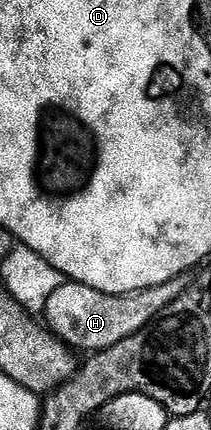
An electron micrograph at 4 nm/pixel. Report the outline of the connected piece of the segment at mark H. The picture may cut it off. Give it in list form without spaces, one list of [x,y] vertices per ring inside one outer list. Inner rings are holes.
[[[182,278],[171,279],[165,285],[135,291],[131,295],[110,295],[101,293],[89,285],[64,281],[48,299],[45,310],[50,330],[64,344],[80,347],[86,353],[108,351],[113,345],[133,337],[140,329],[148,326],[166,309],[174,299],[182,295],[185,283]]]

